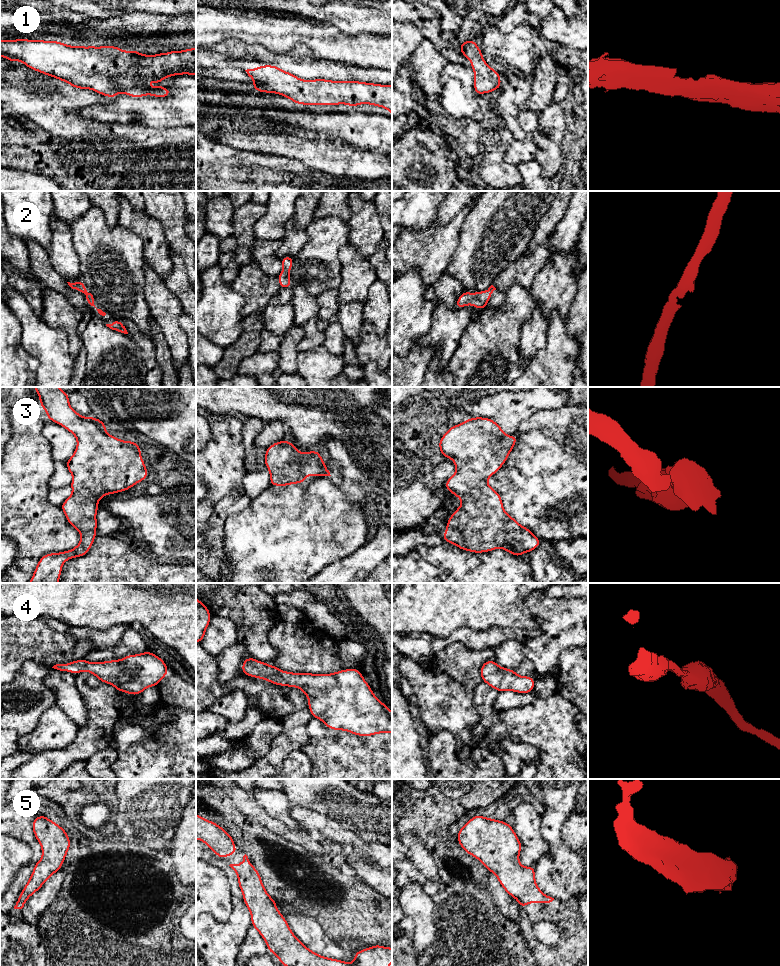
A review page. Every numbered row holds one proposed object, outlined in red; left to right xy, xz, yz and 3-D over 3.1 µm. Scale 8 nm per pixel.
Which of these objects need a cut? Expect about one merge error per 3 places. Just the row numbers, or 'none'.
none

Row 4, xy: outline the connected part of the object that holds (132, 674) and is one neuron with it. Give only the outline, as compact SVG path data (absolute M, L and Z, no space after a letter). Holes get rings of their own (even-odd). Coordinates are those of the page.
M150 651L96 663L79 659L67 664L56 664L52 668L74 675L88 671L102 683L111 684L118 692L130 695L140 695L146 688L158 686L169 672L166 663Z

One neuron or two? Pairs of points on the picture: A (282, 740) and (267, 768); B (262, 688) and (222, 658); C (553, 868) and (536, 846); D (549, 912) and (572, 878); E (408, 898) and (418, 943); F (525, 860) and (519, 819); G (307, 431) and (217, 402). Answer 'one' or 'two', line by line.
A: one
B: two
C: two
D: two
E: one
F: one
G: one

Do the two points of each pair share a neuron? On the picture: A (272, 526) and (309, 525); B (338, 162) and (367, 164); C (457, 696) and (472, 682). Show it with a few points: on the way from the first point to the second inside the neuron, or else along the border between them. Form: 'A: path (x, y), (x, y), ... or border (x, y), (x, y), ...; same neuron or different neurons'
A: path (281, 526), (300, 526); same neuron
B: path (345, 162), (360, 163); same neuron
C: border (446, 674), (472, 691); different neurons

